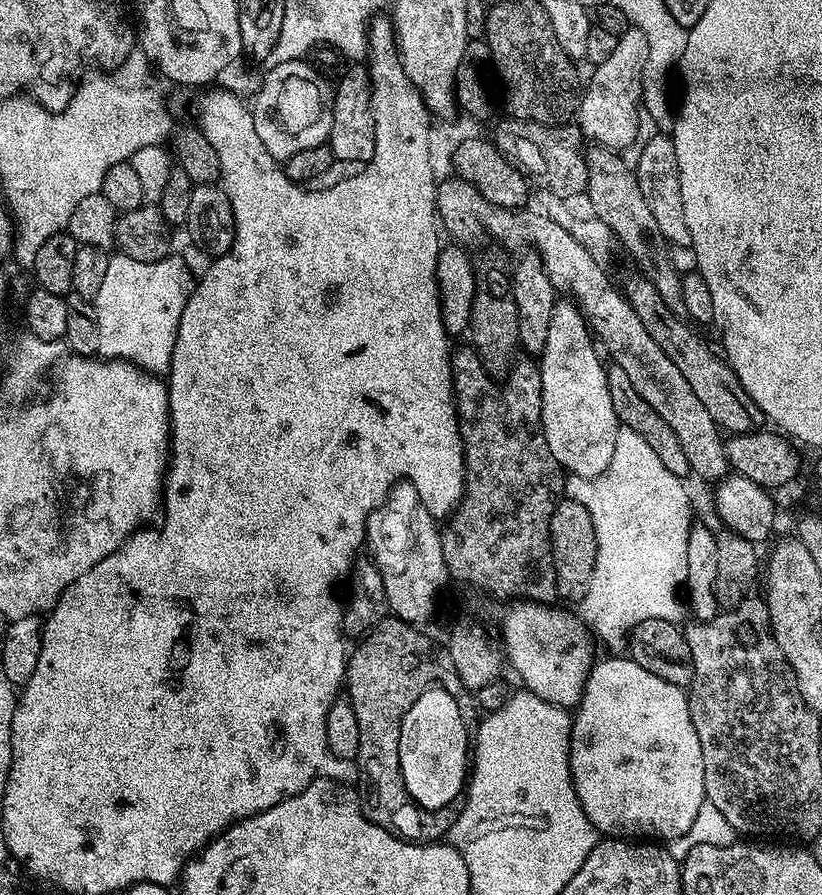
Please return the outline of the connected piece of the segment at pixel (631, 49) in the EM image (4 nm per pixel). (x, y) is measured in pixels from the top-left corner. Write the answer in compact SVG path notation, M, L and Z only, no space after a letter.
M631 26L624 34L616 37L610 58L595 65L593 72L596 73L589 84L587 81L578 109L578 127L589 141L613 150L628 148L635 142L642 119L643 68L648 57L649 43L646 42L646 35Z

